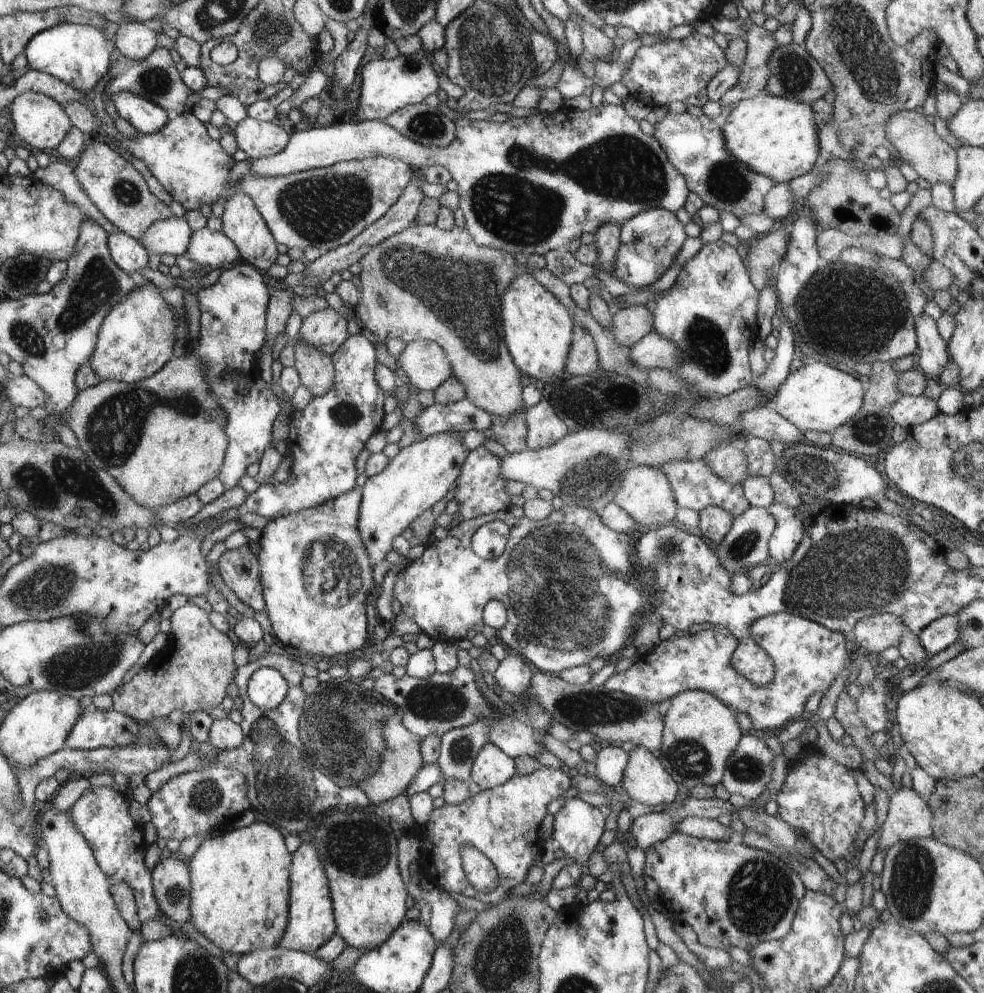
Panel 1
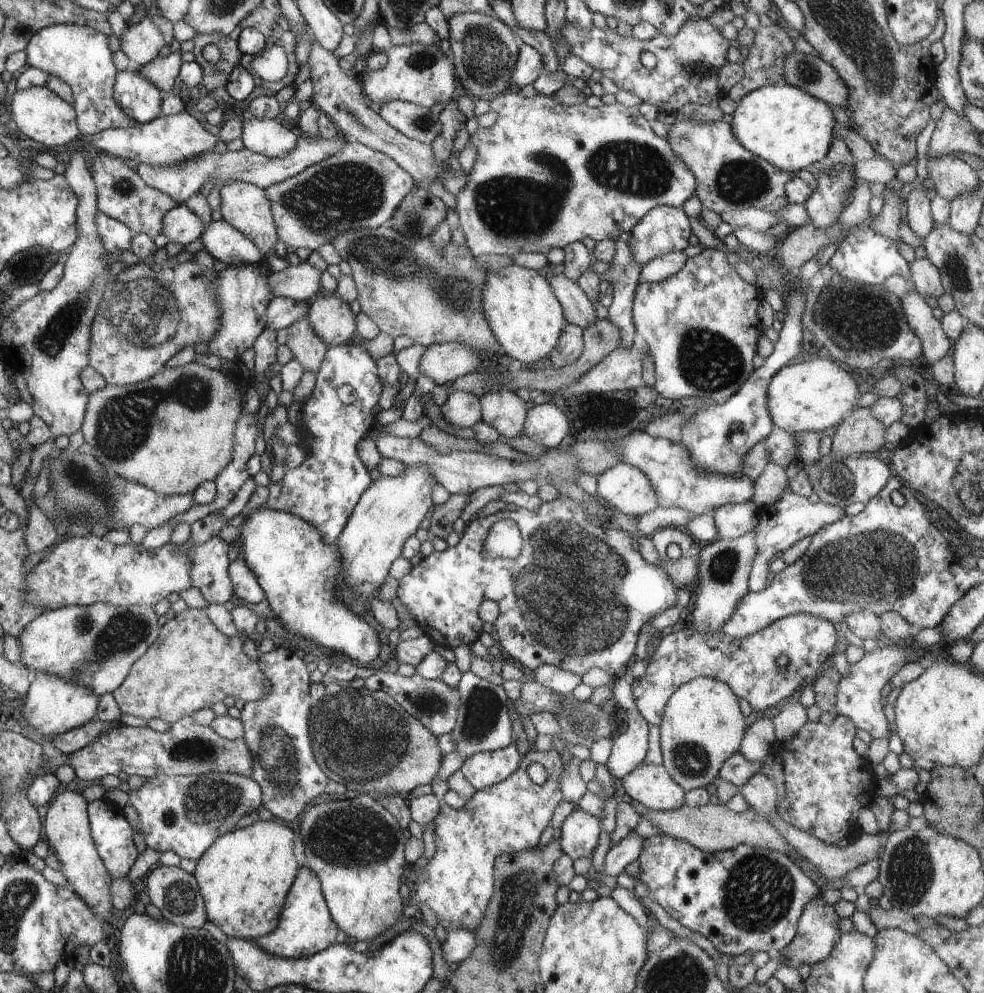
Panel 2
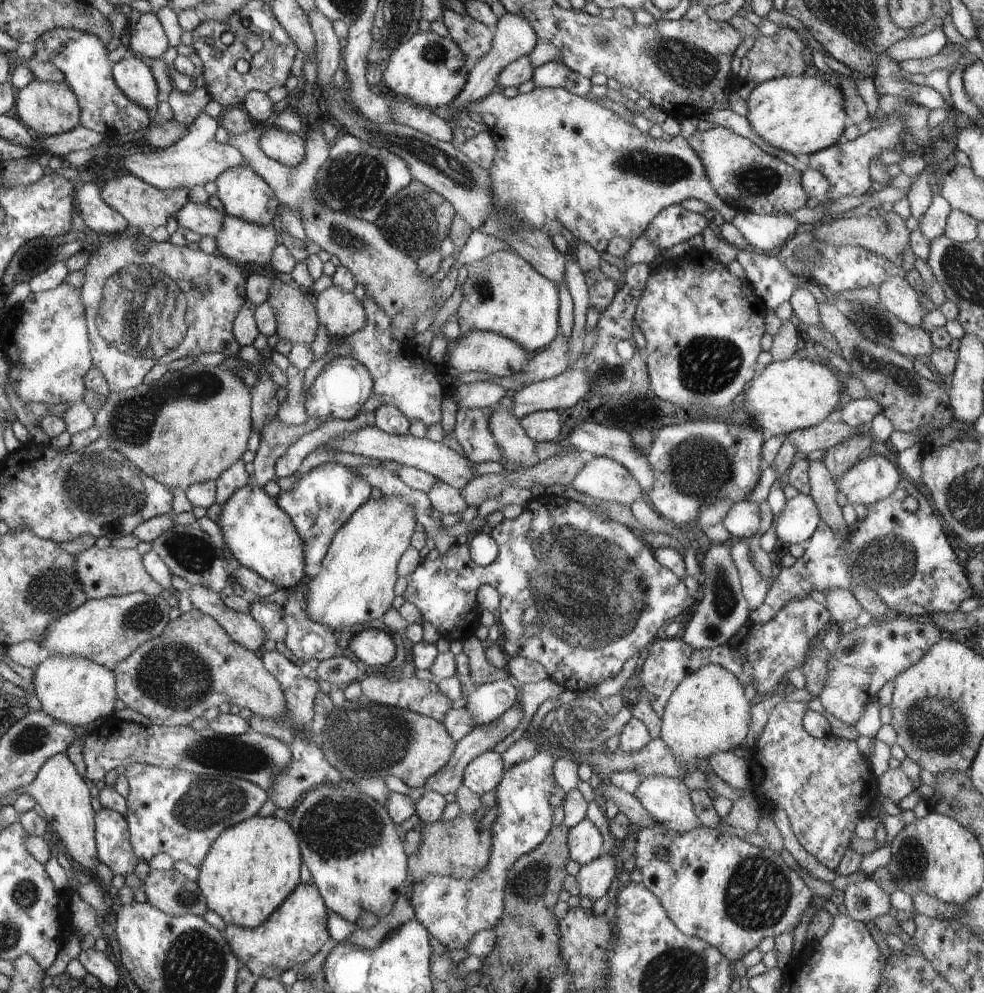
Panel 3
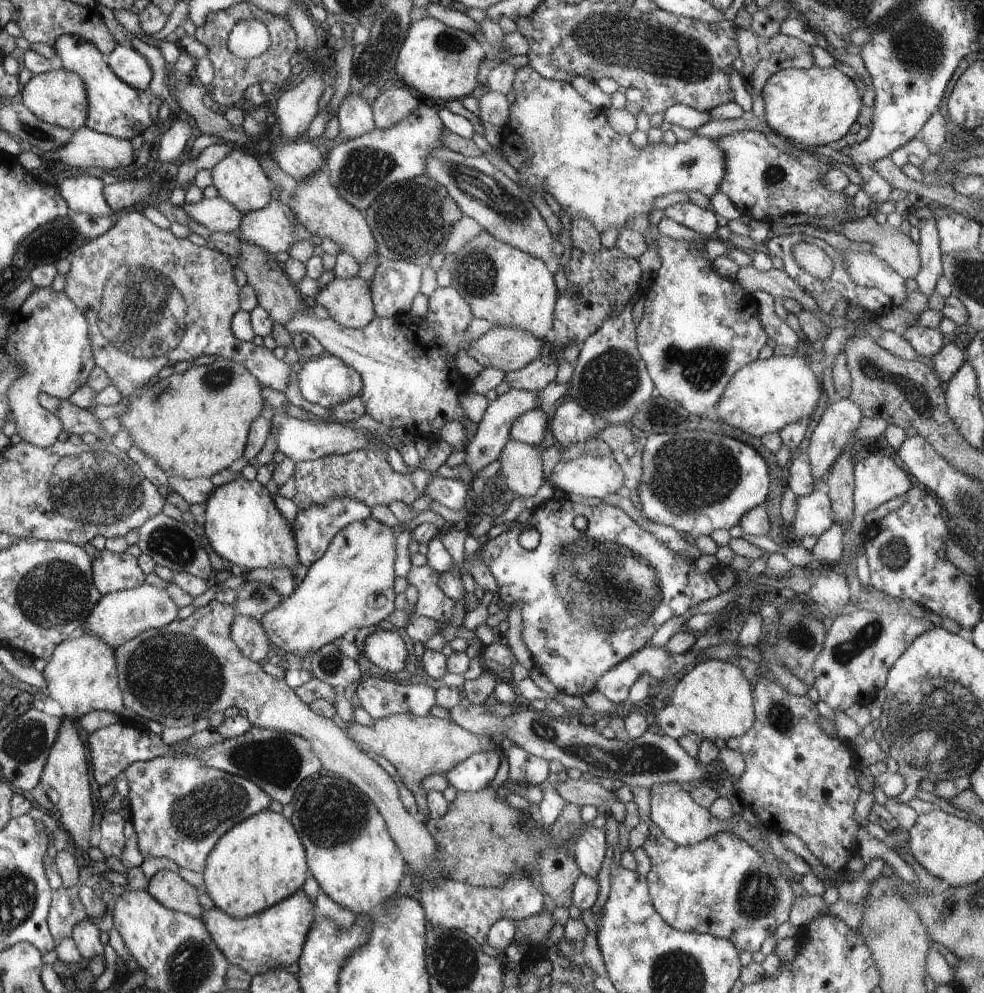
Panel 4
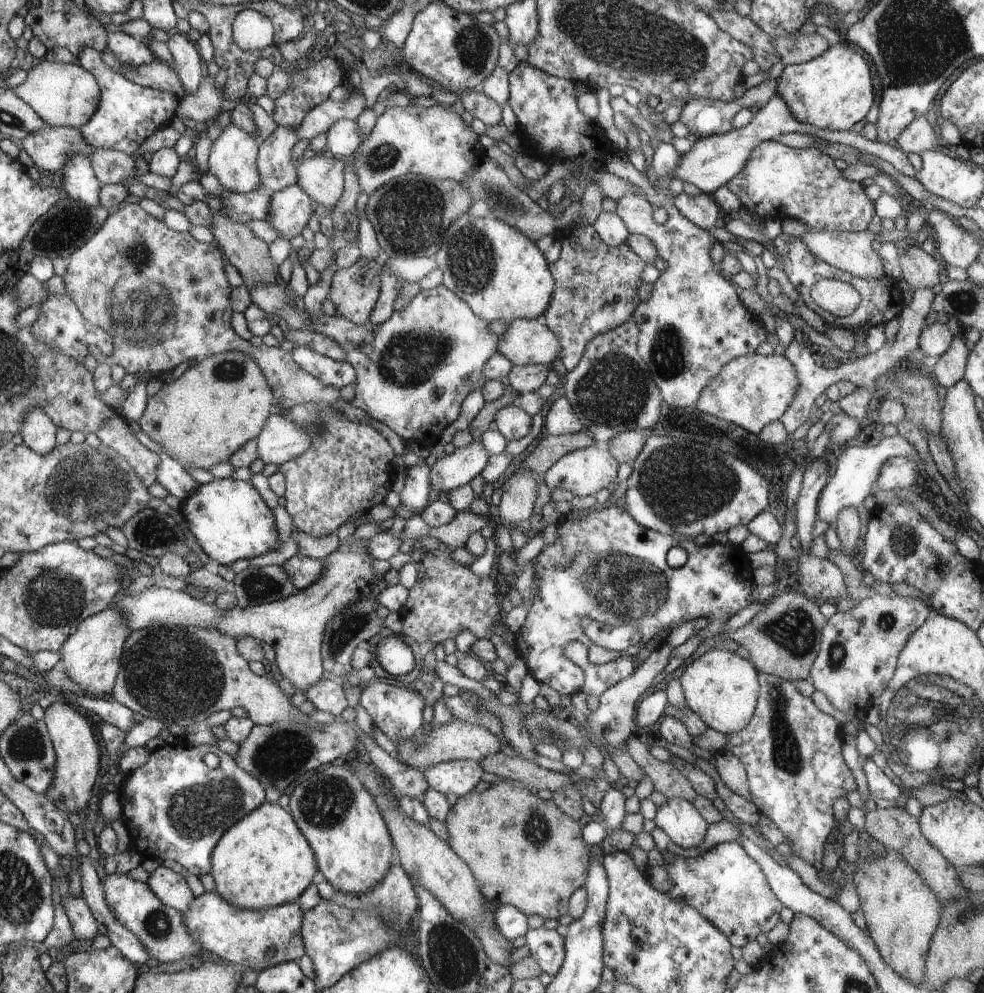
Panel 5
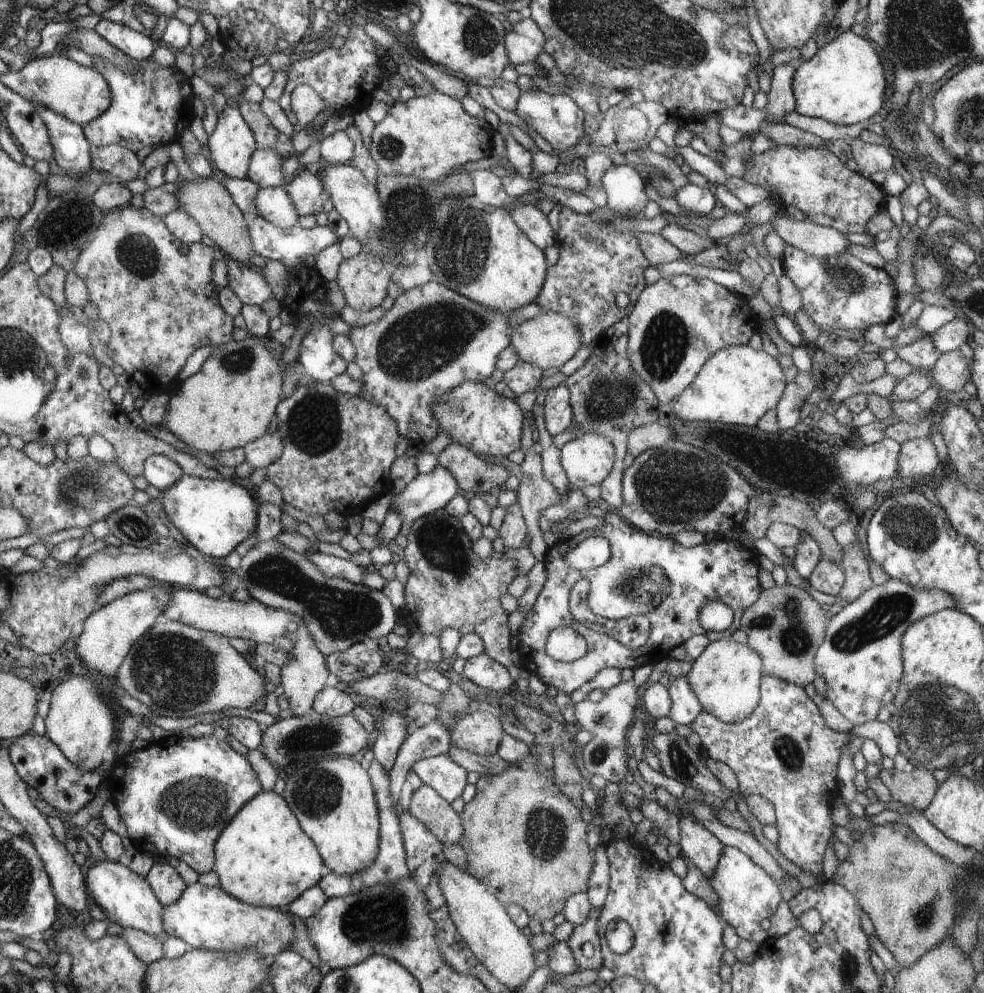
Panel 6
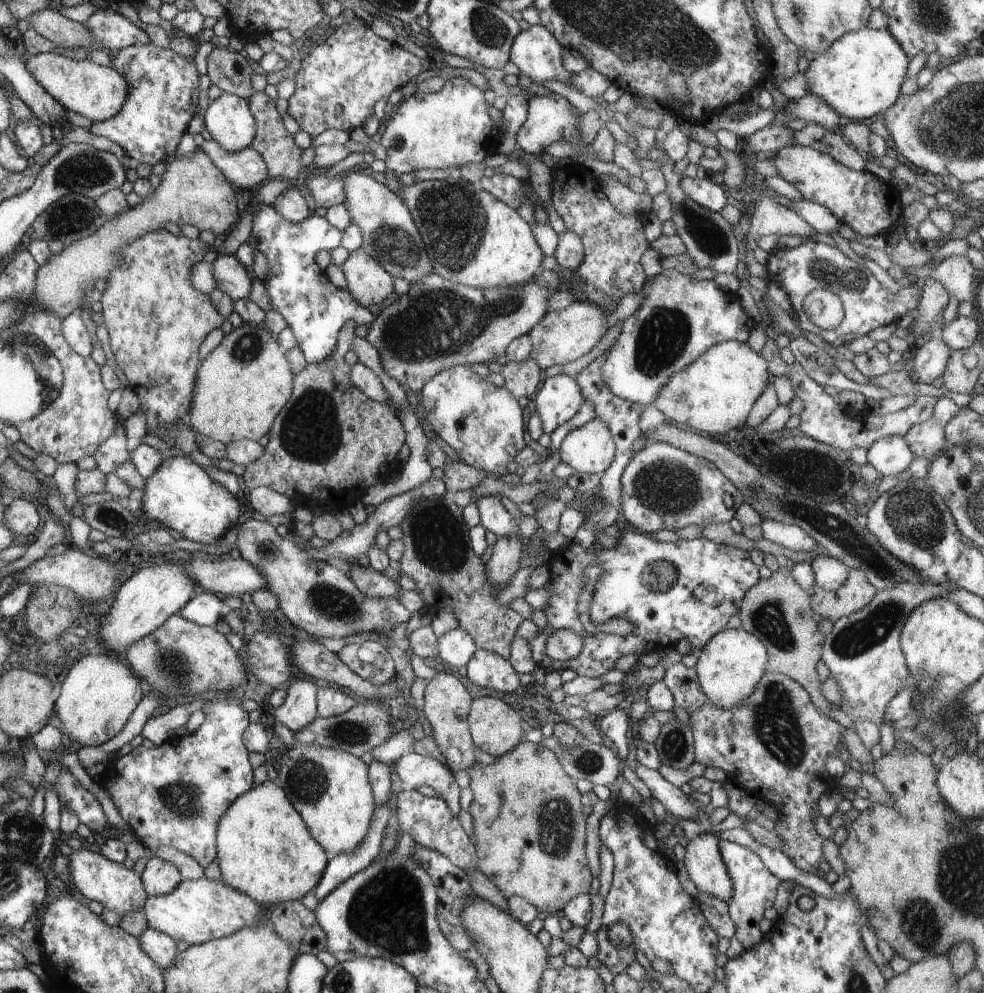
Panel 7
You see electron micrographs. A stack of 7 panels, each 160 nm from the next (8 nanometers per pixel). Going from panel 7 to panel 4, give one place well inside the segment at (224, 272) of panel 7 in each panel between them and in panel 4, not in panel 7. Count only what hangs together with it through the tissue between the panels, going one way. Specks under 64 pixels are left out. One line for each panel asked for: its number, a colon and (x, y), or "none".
4: (404, 361)
5: (414, 370)
6: (249, 283)

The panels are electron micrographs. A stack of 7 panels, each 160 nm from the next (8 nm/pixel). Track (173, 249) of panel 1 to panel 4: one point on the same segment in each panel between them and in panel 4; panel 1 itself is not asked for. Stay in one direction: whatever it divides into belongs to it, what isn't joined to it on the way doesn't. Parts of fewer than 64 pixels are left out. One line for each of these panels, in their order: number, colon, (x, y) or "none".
2: (181, 226)
3: (201, 218)
4: (216, 214)

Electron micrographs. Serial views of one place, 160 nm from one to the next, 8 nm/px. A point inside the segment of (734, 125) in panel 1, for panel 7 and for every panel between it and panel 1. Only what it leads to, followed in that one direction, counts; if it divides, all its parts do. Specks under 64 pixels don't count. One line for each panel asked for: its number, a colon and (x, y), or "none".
2: (785, 126)
3: (801, 114)
4: (814, 106)
5: (832, 92)
6: (844, 82)
7: (859, 76)

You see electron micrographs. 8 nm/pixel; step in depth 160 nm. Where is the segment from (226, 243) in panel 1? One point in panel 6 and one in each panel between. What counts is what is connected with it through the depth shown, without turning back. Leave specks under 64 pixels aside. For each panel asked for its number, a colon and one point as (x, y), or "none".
2: (226, 245)
3: (246, 244)
4: (274, 229)
5: (290, 209)
6: (306, 191)

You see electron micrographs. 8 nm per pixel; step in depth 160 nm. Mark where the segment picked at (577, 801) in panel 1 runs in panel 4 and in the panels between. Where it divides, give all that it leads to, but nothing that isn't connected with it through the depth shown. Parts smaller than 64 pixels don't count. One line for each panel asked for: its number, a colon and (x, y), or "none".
2: (581, 830)
3: (585, 840)
4: (590, 847)

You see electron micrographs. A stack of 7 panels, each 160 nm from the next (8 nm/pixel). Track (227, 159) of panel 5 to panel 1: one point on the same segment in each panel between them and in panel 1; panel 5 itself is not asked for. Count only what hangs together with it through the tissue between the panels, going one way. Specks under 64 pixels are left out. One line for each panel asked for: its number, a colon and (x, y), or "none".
1: (243, 224)
2: (245, 206)
3: (246, 195)
4: (238, 177)

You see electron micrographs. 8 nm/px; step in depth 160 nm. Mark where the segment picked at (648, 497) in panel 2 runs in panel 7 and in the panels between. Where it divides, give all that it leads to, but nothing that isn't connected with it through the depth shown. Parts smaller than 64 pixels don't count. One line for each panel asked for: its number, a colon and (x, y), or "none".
3: (603, 478)
4: (588, 476)
5: (585, 472)
6: (588, 459)
7: (590, 448)

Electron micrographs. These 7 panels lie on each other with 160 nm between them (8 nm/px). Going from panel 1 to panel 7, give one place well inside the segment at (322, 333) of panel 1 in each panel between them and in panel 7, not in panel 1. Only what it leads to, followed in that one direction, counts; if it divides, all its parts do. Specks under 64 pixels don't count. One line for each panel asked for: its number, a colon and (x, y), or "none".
2: (332, 320)
3: (342, 313)
4: (348, 301)
5: (354, 291)
6: (364, 279)
7: (369, 281)

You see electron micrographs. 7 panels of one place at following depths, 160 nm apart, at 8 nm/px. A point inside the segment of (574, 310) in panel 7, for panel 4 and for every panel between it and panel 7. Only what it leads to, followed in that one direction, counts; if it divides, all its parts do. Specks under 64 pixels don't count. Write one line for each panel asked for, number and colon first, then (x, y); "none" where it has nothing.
4: (507, 349)
5: (526, 342)
6: (550, 340)

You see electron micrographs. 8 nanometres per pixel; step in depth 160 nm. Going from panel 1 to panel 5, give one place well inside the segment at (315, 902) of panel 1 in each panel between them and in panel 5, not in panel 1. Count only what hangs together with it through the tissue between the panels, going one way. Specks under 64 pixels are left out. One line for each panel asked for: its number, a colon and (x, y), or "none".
2: (306, 927)
3: (297, 930)
4: (274, 939)
5: (252, 939)

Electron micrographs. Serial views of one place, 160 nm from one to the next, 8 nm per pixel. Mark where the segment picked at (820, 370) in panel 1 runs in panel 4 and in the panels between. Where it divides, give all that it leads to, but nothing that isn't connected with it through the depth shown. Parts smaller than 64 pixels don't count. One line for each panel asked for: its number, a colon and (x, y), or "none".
2: (816, 394)
3: (795, 393)
4: (763, 397)

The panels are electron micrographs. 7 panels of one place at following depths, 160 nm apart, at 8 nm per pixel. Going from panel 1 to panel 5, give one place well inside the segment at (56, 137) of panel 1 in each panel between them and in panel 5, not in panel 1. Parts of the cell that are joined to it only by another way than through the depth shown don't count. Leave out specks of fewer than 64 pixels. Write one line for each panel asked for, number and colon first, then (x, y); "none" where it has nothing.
2: (39, 112)
3: (46, 108)
4: (58, 97)
5: (64, 94)

